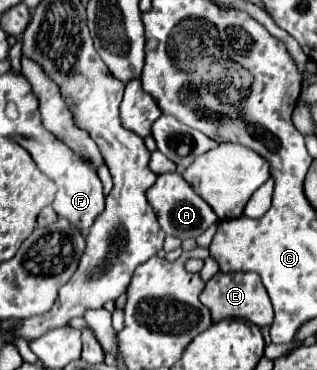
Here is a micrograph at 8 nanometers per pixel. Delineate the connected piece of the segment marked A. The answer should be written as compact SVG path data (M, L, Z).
M178 171L158 175L156 183L146 191L146 199L152 205L162 231L166 235L174 235L174 237L178 237L182 241L184 239L190 239L190 237L196 239L210 225L214 225L218 221L218 217L214 215L212 207L194 193L194 189L186 183L186 179L182 177L182 173L178 173Z

